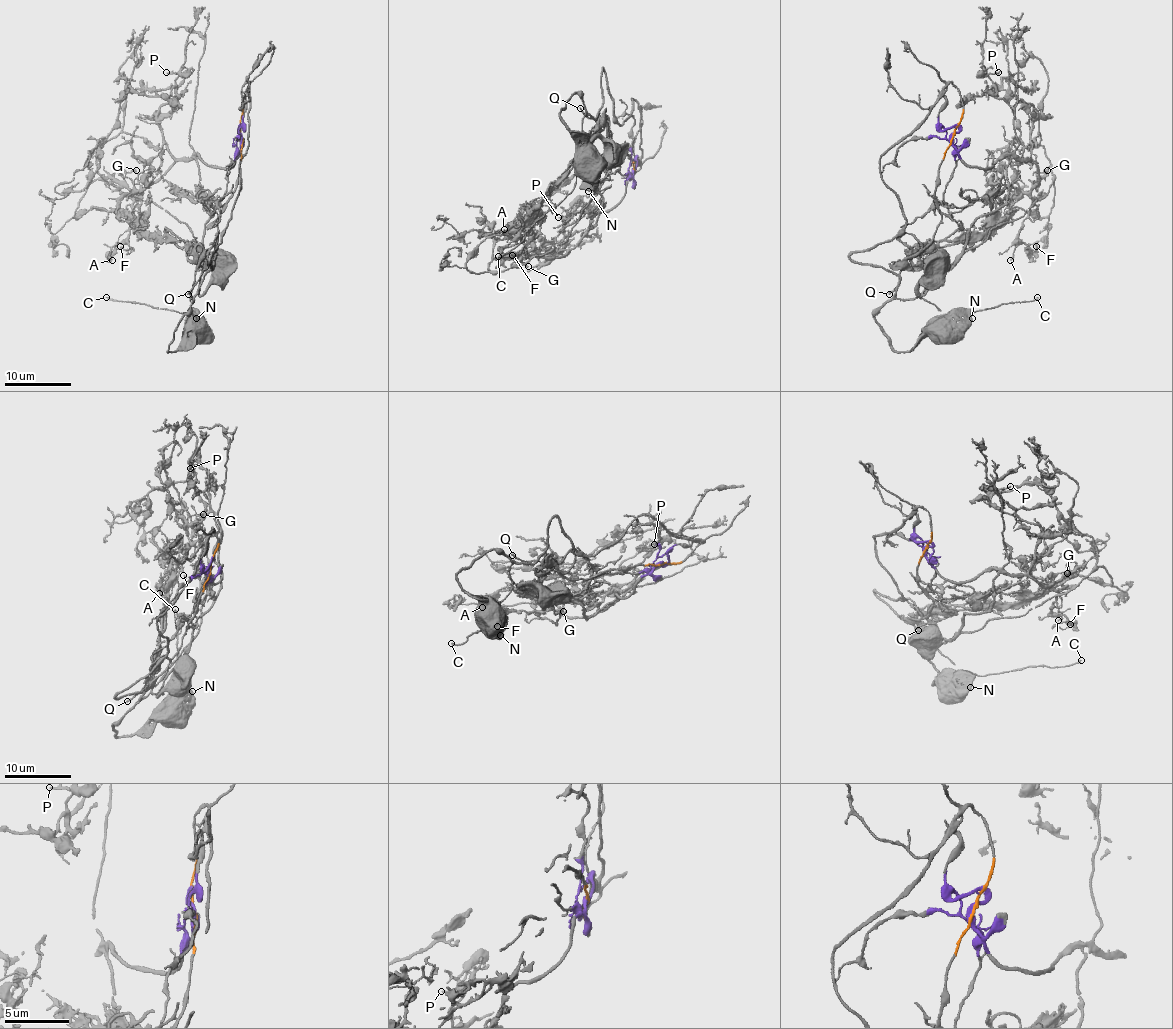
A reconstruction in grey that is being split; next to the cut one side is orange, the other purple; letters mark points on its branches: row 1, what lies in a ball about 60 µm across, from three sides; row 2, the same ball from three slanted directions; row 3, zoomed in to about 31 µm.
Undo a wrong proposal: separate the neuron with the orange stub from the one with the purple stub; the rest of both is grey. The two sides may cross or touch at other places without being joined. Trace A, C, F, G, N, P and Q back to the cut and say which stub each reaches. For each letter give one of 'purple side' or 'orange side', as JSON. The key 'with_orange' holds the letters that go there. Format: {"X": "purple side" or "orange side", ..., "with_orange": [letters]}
{"A": "purple side", "C": "orange side", "F": "purple side", "G": "purple side", "N": "orange side", "P": "purple side", "Q": "orange side", "with_orange": ["C", "N", "Q"]}

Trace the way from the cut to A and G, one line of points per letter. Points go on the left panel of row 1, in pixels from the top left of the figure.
A: (239, 134), (233, 166), (181, 158), (151, 183), (134, 203), (111, 259)
G: (239, 134), (233, 166), (208, 166), (198, 156), (181, 158), (141, 191), (133, 191), (124, 174), (136, 169)

